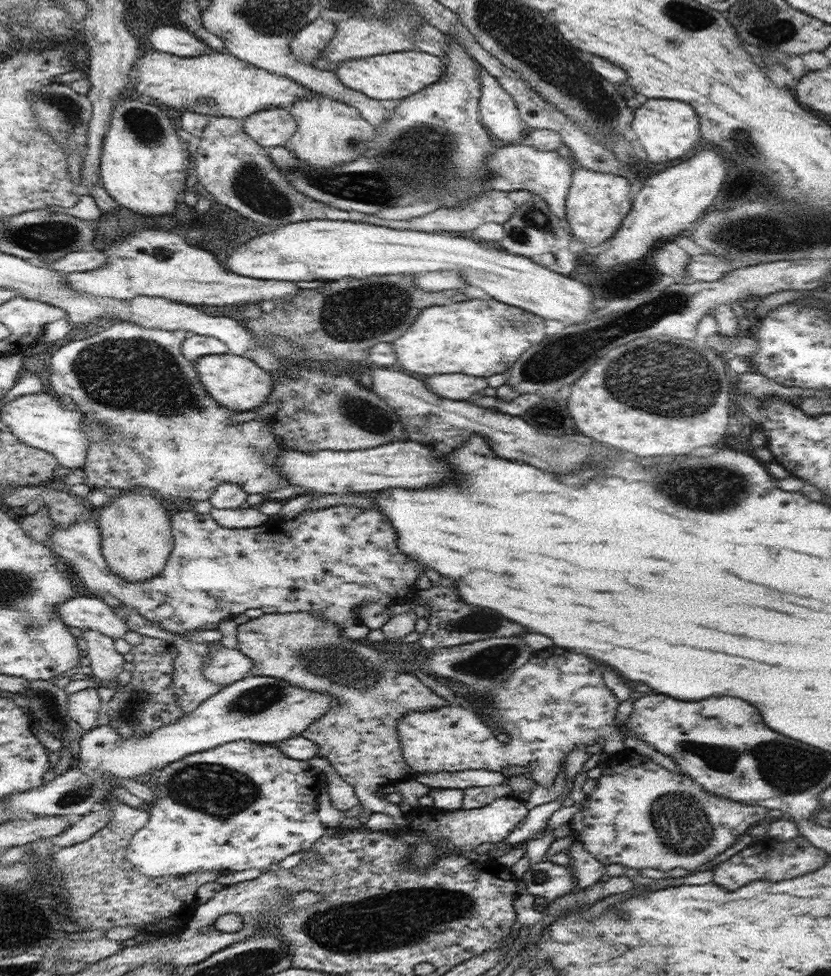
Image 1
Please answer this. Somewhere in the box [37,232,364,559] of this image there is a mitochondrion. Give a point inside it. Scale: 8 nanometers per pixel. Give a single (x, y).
(130, 374)

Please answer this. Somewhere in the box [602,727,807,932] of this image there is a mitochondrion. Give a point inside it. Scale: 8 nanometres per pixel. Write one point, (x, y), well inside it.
(683, 826)

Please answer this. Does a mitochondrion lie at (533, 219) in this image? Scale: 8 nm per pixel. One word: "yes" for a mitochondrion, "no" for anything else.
yes

